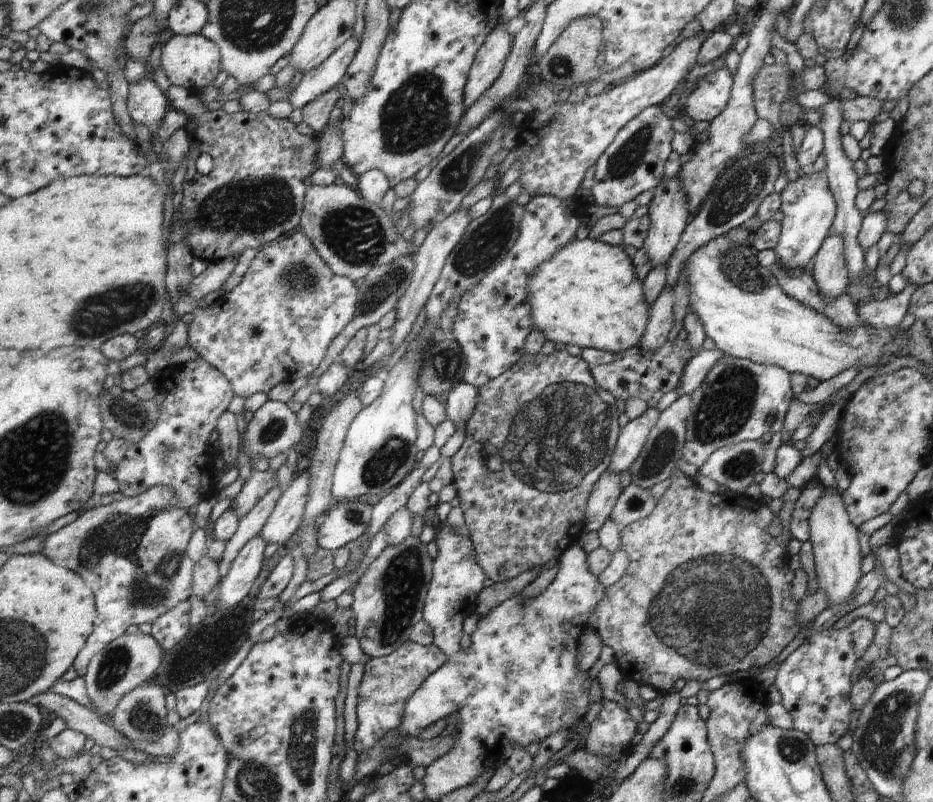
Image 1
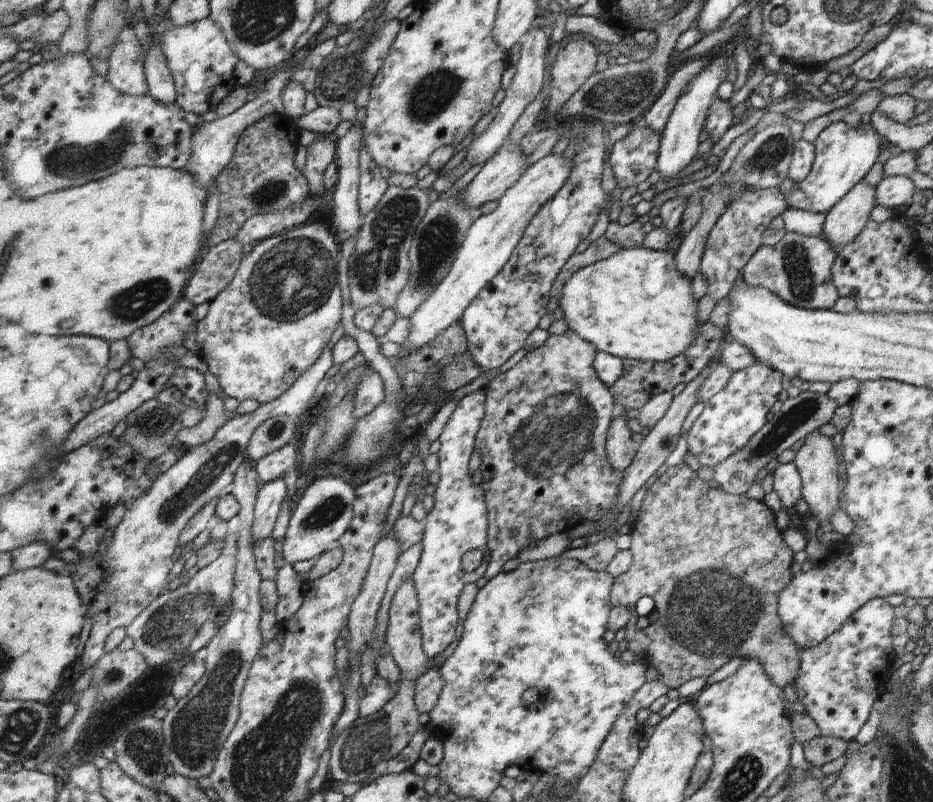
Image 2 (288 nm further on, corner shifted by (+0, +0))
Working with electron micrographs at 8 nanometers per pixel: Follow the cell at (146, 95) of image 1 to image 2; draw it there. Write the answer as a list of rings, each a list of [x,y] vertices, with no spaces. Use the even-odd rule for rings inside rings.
[[[127,24],[121,38],[117,38],[115,52],[109,58],[109,74],[107,80],[123,94],[129,96],[145,96],[151,86],[147,82],[147,54],[141,48],[133,26]]]

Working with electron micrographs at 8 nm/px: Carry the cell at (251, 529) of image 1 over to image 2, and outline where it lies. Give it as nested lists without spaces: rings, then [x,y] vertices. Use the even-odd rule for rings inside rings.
[[[239,536],[227,538],[225,552],[219,560],[203,568],[187,586],[175,592],[161,594],[129,628],[127,634],[133,638],[135,650],[139,650],[149,666],[161,666],[169,660],[177,660],[177,654],[195,656],[205,654],[205,648],[219,634],[219,630],[229,622],[233,614],[233,592],[239,564]]]

